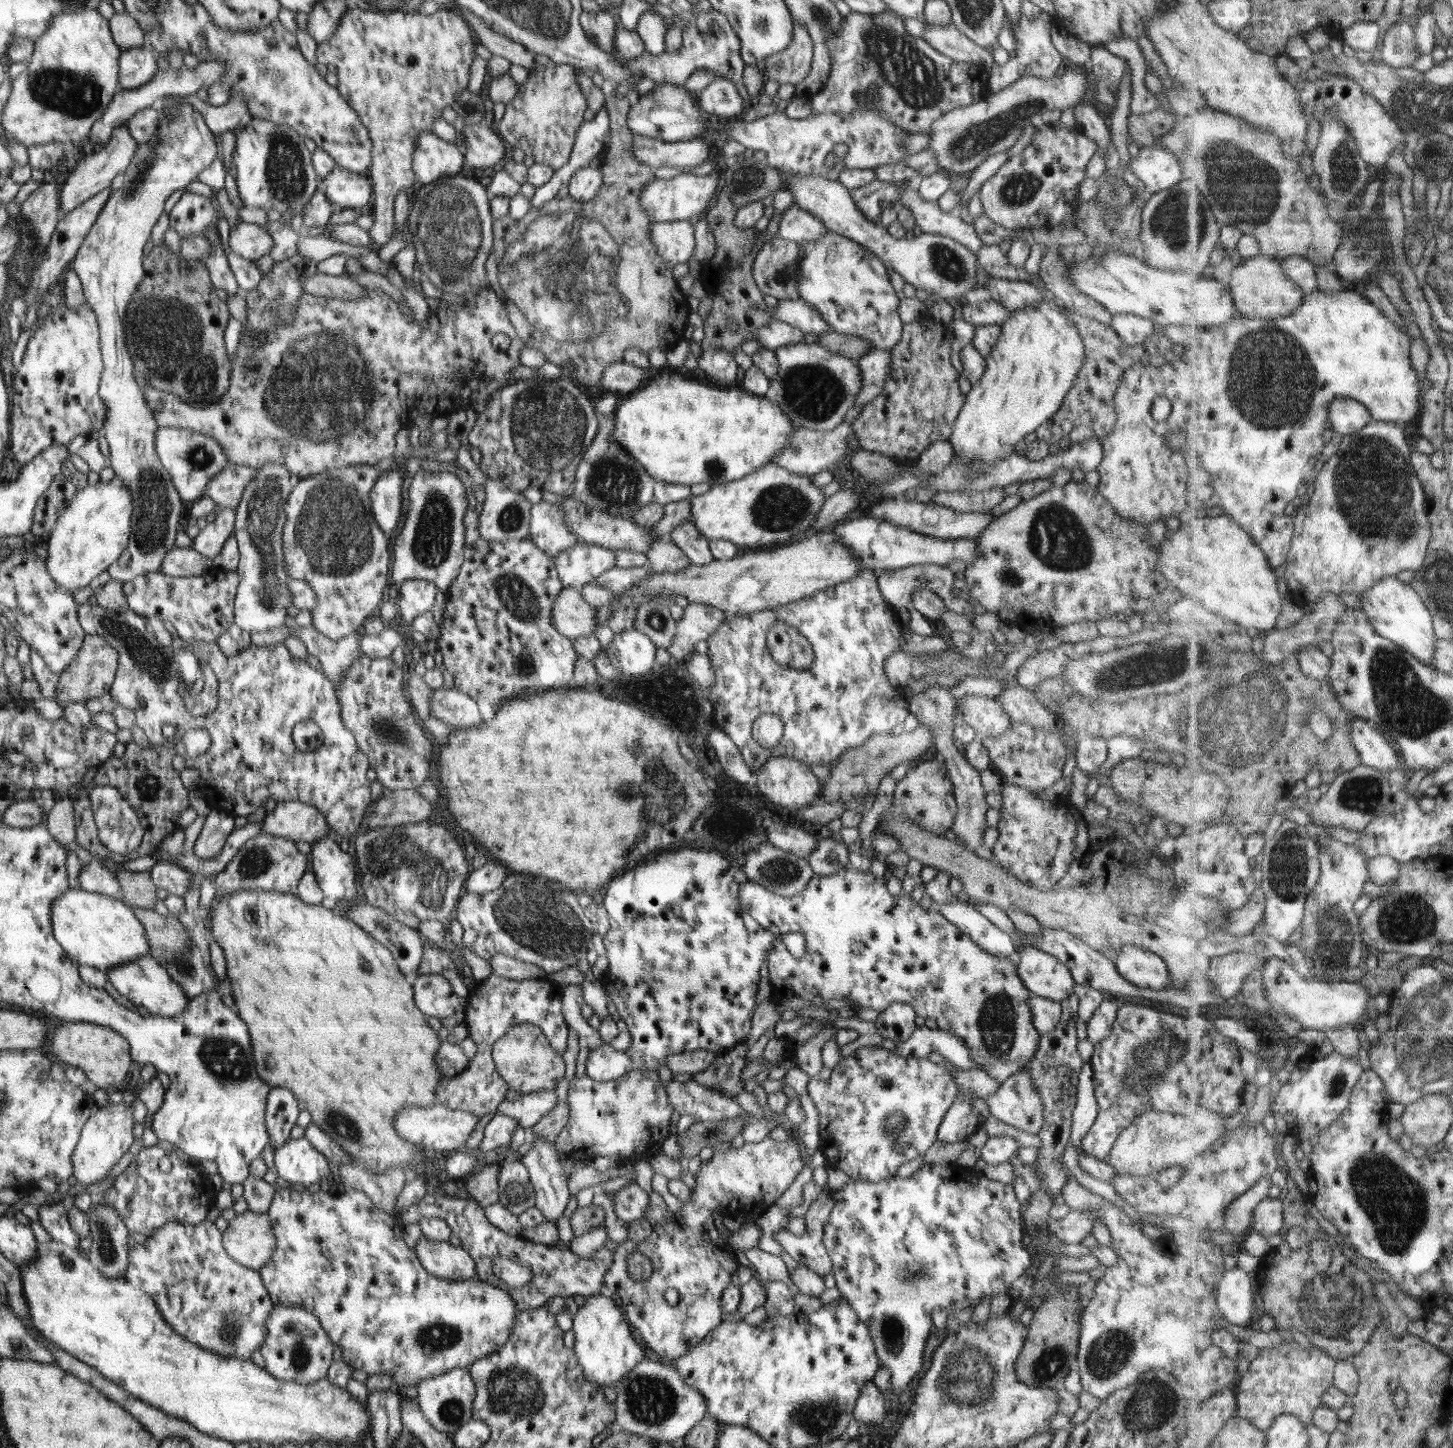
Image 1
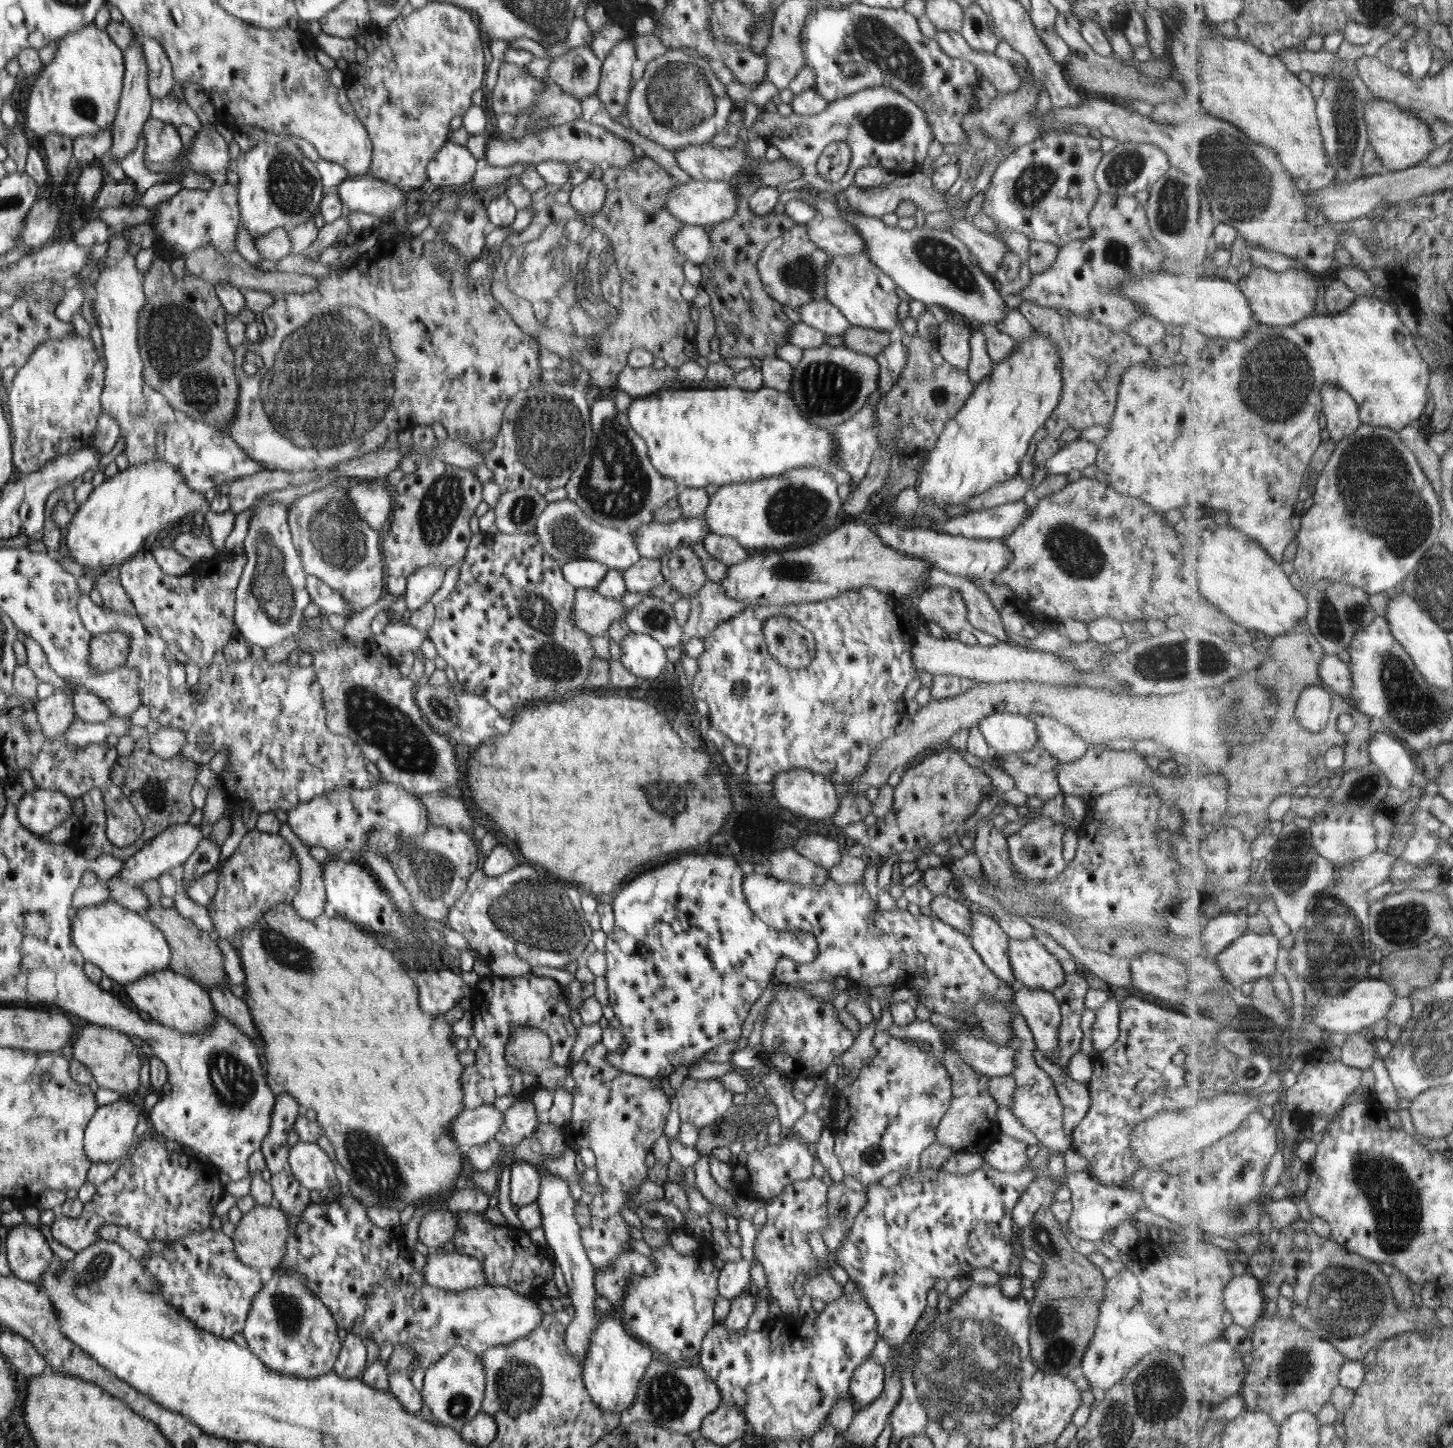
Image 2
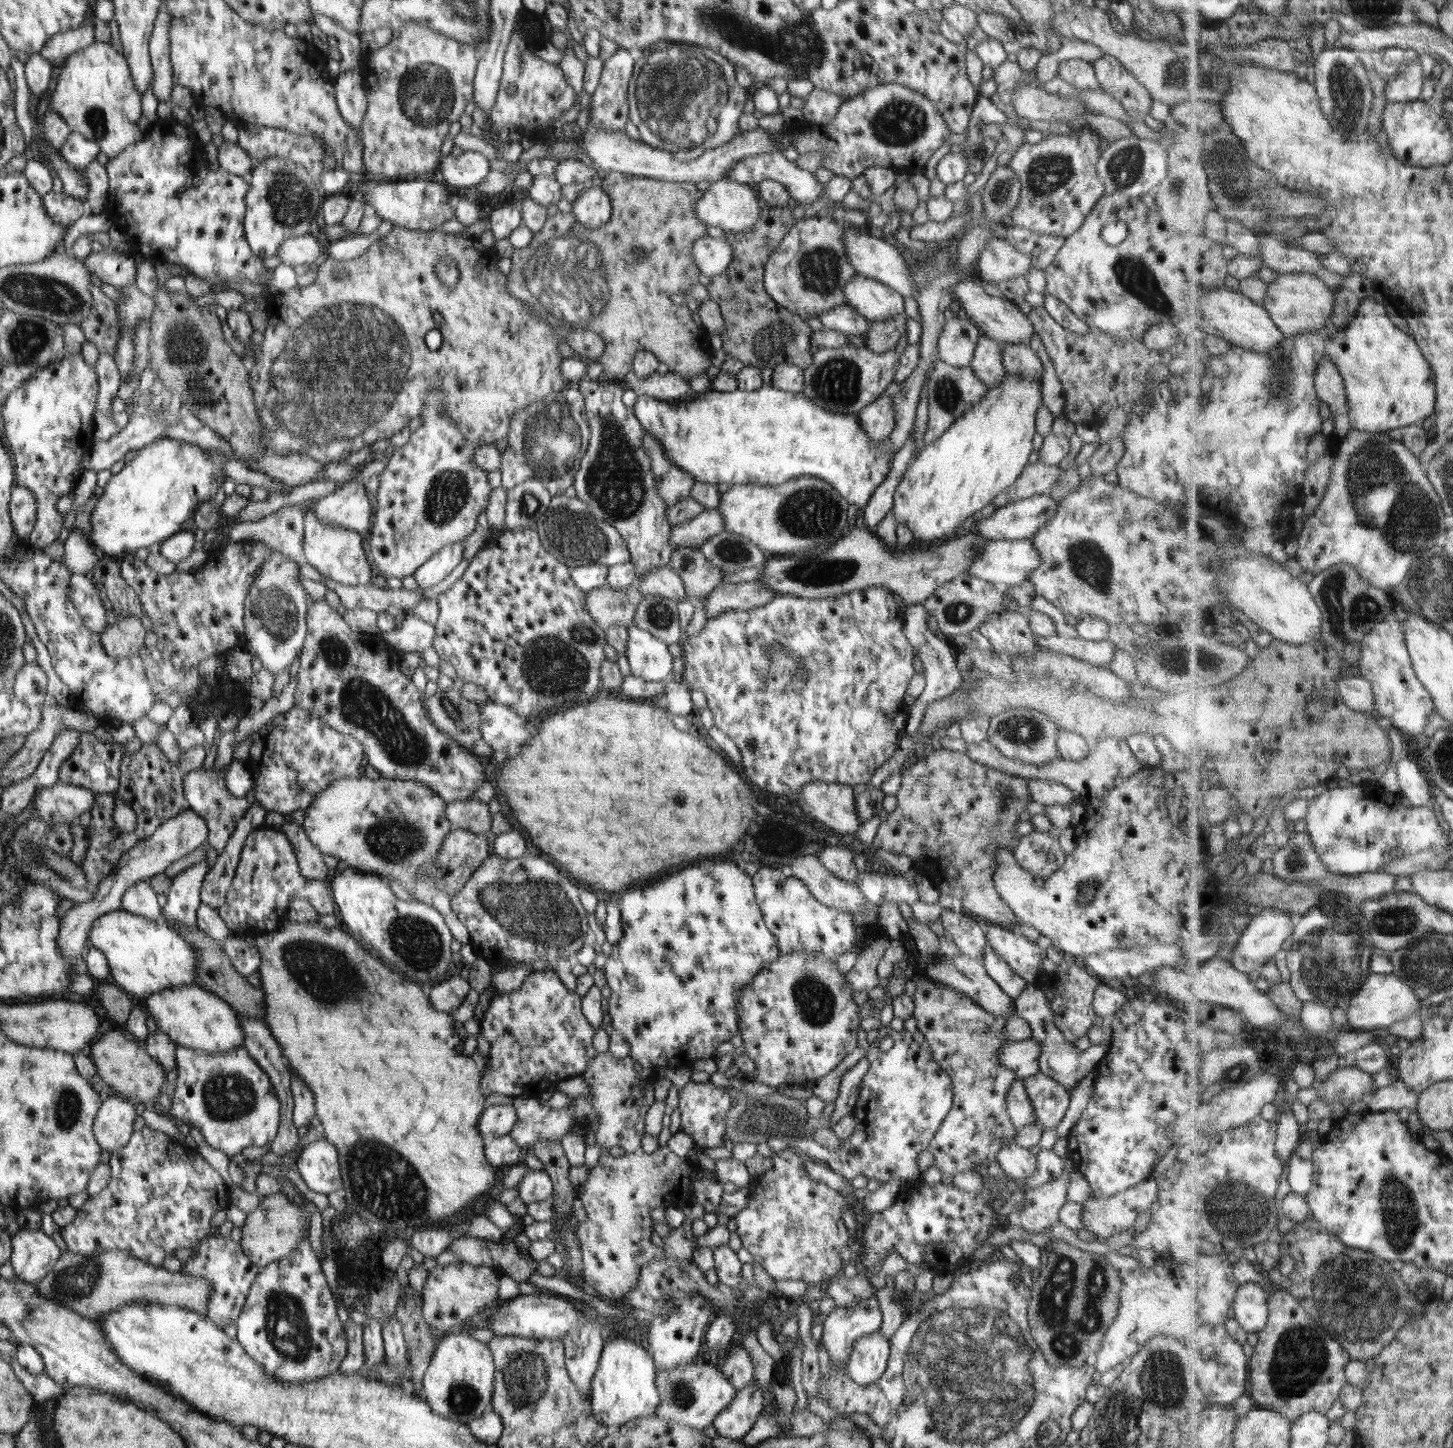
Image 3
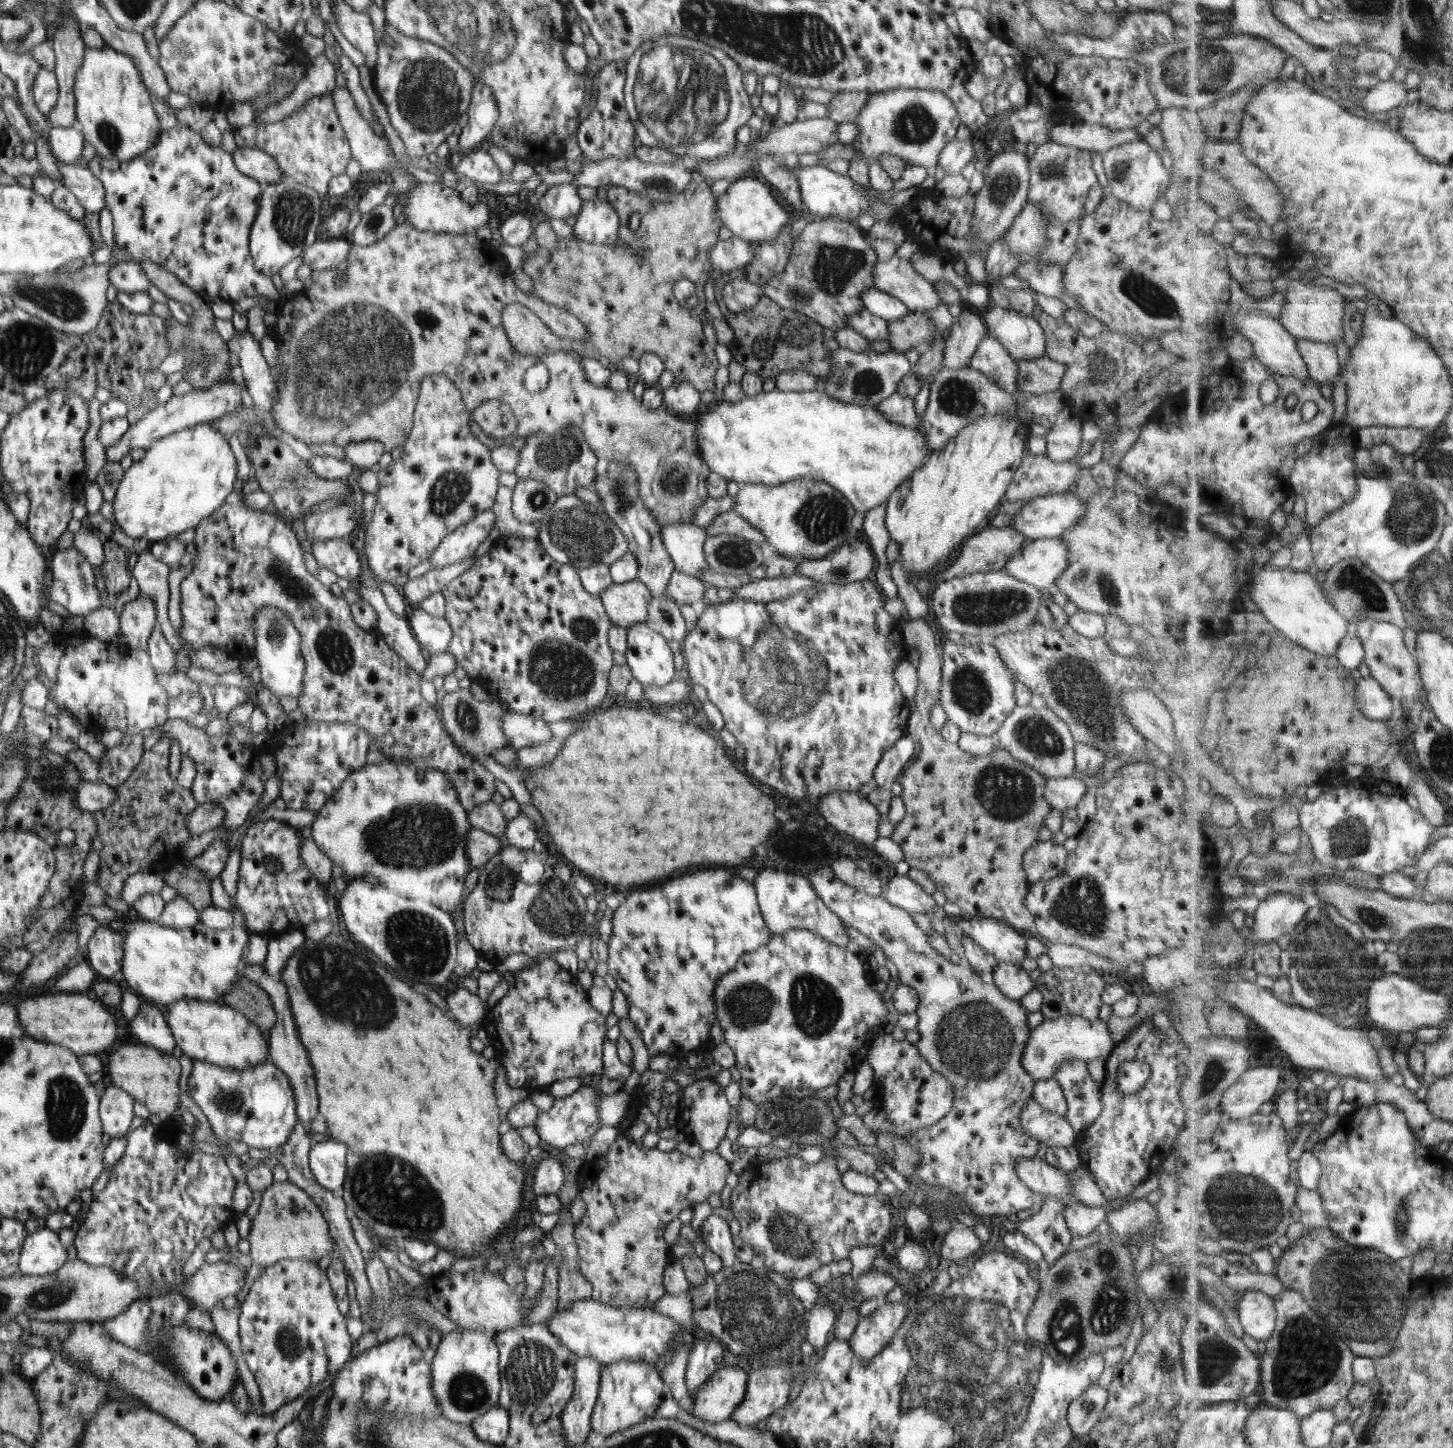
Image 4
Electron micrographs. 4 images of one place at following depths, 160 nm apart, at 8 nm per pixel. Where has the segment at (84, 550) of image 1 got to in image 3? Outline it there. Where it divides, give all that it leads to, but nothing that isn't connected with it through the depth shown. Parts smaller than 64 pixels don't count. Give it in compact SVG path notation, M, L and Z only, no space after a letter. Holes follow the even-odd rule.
M161 438L141 448L119 473L113 474L94 507L91 533L87 535L99 554L121 560L128 554L135 554L138 548L146 548L154 542L163 542L174 533L182 531L184 522L196 516L200 506L215 497L226 478L222 468L215 466L206 452L206 449L193 443Z

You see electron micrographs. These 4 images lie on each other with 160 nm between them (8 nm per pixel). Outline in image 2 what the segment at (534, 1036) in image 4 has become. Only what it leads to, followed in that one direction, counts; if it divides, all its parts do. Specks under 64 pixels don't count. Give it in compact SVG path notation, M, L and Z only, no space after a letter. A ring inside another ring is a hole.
M531 972L511 979L496 977L492 974L480 979L475 984L471 991L470 999L473 1012L473 1034L479 1040L479 1047L475 1054L474 1064L465 1067L461 1076L464 1091L464 1108L466 1110L472 1110L478 1106L494 1105L498 1096L511 1095L517 1097L529 1090L538 1089L538 1076L528 1071L522 1072L519 1068L514 1068L511 1064L507 1063L505 1050L509 1036L515 1028L529 1026L530 1028L537 1028L545 1032L551 1040L551 1061L556 1066L571 1068L570 1052L572 1052L572 1046L574 1046L578 1031L570 1020L567 995L560 983L549 977L533 975Z

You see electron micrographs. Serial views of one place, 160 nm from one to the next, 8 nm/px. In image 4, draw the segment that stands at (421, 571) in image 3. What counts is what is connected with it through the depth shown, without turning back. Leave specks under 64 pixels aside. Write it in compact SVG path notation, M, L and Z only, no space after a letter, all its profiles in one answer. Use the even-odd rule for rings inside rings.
M490 508L459 526L454 532L445 536L438 548L435 548L430 568L439 569L474 555L476 548L490 534L490 530L496 527L496 521L495 512Z

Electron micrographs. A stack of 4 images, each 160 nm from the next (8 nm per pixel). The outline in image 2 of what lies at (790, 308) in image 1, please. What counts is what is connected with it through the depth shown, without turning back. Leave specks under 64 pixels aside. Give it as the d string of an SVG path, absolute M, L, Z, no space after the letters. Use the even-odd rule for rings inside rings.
M812 301L799 307L802 322L828 335L842 335L851 327L849 320L828 301Z

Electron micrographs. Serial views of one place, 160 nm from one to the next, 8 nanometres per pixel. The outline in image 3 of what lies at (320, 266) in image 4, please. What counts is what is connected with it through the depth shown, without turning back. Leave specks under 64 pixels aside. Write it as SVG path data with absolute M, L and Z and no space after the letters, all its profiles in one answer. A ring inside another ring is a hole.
M304 235L289 238L281 245L279 256L282 263L294 266L302 266L303 264L313 264L318 258L322 258L322 254L328 254L328 248L324 248L317 241L317 235Z

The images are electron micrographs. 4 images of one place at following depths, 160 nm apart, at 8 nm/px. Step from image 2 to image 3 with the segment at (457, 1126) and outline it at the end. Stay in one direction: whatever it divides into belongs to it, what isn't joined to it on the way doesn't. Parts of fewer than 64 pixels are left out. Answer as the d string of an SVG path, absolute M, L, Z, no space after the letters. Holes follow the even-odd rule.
M486 1104L476 1128L482 1140L487 1141L493 1137L510 1135L514 1125L516 1125L516 1110L513 1105L491 1106Z

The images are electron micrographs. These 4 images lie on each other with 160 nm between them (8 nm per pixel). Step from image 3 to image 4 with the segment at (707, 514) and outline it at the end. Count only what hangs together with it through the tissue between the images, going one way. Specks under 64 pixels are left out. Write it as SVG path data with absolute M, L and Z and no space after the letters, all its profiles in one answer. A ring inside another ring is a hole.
M728 511L719 514L708 526L705 527L707 536L714 535L736 535L746 540L757 542L765 553L770 553L765 534L747 523L736 511Z

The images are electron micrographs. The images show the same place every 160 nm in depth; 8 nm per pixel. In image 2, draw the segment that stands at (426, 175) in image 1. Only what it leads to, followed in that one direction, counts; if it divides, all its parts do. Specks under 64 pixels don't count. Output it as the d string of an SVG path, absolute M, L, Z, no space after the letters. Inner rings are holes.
M448 140L426 166L426 174L428 174L428 181L438 188L458 189L469 187L476 165L476 158L466 146Z

